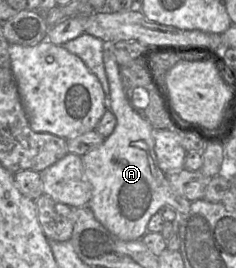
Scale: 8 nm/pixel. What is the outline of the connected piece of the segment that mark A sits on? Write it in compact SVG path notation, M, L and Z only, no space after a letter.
M104 43L104 51L103 51L103 63L105 67L105 72L109 84L109 89L110 89L110 111L115 115L117 119L116 126L112 132L111 135L109 135L107 138L105 138L104 142L98 146L97 148L85 153L81 159L82 159L82 164L84 168L84 174L87 180L89 181L91 188L92 188L92 197L91 200L88 203L88 206L92 210L95 218L114 236L117 238L123 240L123 241L132 241L132 240L140 240L142 237L148 232L147 229L147 224L150 220L150 218L157 213L162 207L164 206L170 206L174 208L178 214L186 214L191 205L191 201L189 201L187 198L184 196L178 194L169 184L166 178L166 174L159 168L157 165L156 161L156 155L154 151L154 129L150 125L148 121L143 119L134 109L130 106L126 95L124 93L121 77L120 77L120 66L115 60L115 57L113 53L108 49L105 48L105 43Z

